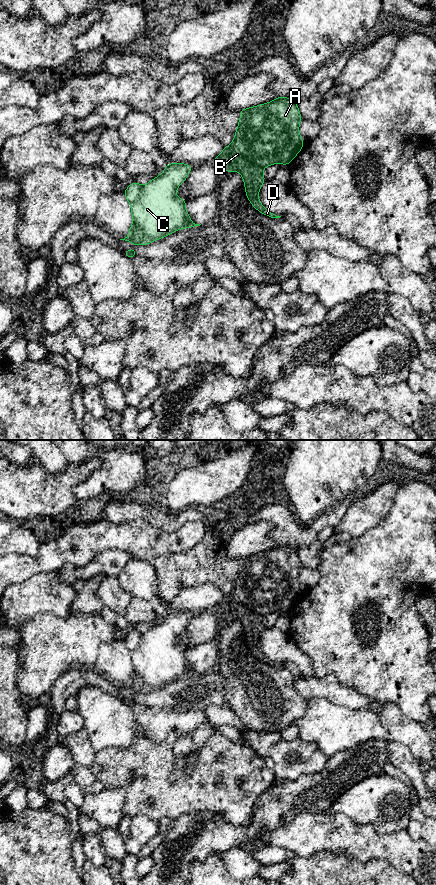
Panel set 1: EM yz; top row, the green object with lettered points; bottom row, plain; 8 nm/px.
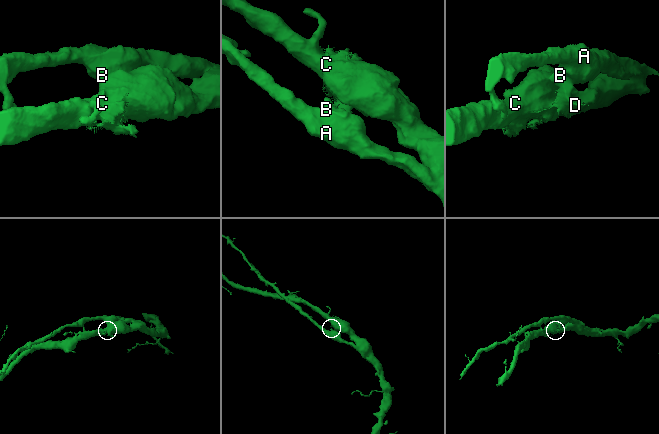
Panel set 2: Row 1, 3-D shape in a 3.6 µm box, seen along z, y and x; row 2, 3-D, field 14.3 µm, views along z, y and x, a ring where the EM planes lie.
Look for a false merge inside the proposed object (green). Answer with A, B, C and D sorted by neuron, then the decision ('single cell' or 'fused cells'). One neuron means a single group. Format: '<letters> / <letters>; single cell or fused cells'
A B / C D; fused cells

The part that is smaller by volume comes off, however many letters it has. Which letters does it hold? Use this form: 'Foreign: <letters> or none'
Foreign: A, B

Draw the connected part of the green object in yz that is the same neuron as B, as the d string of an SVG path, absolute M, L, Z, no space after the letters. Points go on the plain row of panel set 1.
M277 545L271 550L242 557L233 590L226 594L213 610L221 618L238 619L242 623L245 634L252 638L253 644L250 649L260 653L259 638L266 628L263 617L276 611L288 613L305 591L299 582L301 567L297 550L286 545Z

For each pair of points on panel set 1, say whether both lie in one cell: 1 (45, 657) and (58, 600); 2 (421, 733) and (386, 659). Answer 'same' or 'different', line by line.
1: different
2: different

